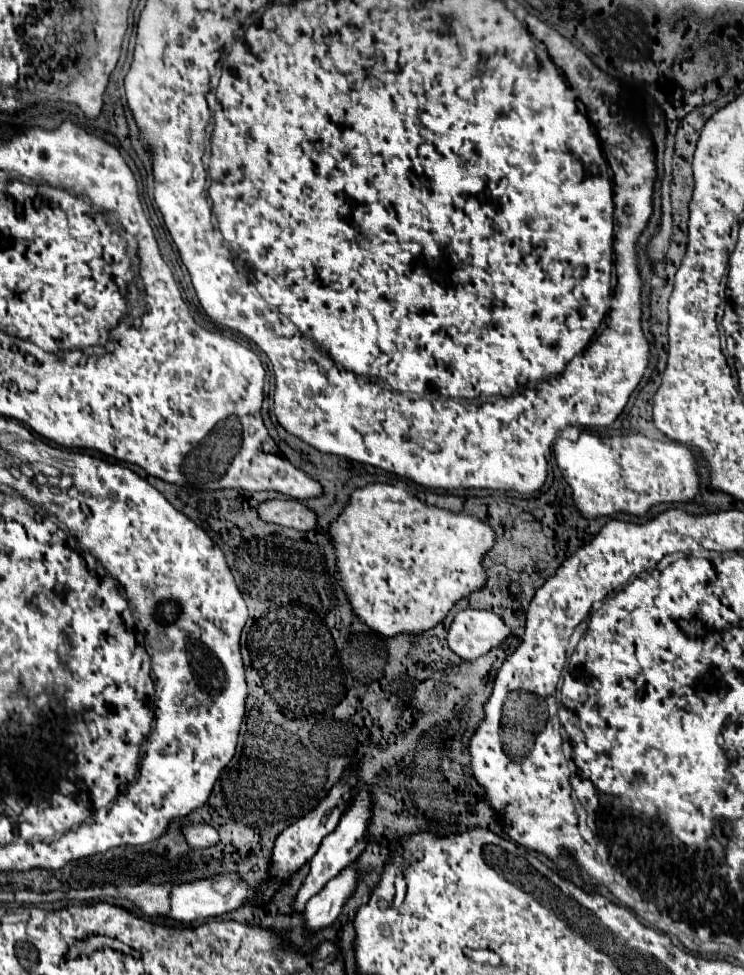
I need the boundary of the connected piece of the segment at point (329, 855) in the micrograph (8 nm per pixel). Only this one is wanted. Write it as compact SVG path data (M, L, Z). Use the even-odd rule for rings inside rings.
M360 794L358 800L354 802L354 806L340 818L338 828L322 840L318 852L316 852L316 854L312 856L312 860L310 860L310 872L308 872L308 876L306 876L302 888L298 890L298 894L294 896L292 910L294 910L296 914L302 914L306 902L308 902L314 894L318 894L318 892L326 886L328 880L332 880L332 878L338 876L346 866L350 866L350 864L360 856L360 852L366 848L366 842L368 842L366 824L368 824L368 820L370 820L370 806L372 806L372 796Z

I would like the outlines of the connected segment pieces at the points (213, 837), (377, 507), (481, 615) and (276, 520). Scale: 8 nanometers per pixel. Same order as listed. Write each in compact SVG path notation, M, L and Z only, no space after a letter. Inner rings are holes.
M188 824L182 832L190 848L208 848L218 842L218 832L208 824Z
M378 482L352 492L350 502L338 518L332 520L328 536L336 548L334 578L344 594L348 594L352 612L384 638L394 638L398 634L420 636L442 622L460 598L470 596L474 590L482 590L482 586L486 586L482 558L496 544L496 532L478 516L428 506L400 486Z
M468 608L468 610L462 610L462 612L456 614L456 618L452 622L452 628L448 632L448 646L462 660L474 662L480 656L488 654L492 648L498 648L508 636L510 636L510 628L494 612L484 612L484 610Z
M266 500L258 506L258 514L264 522L296 528L302 532L316 526L316 514L298 500Z

